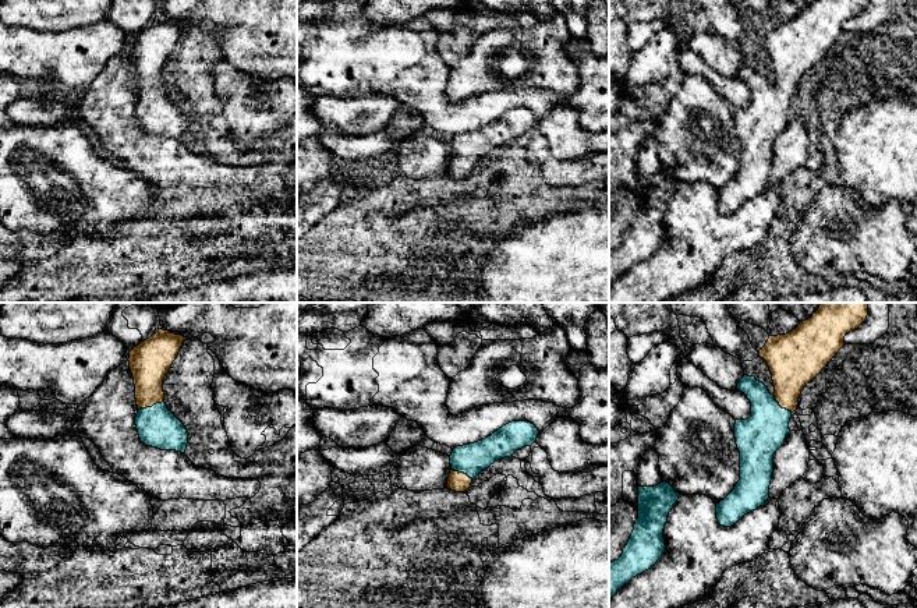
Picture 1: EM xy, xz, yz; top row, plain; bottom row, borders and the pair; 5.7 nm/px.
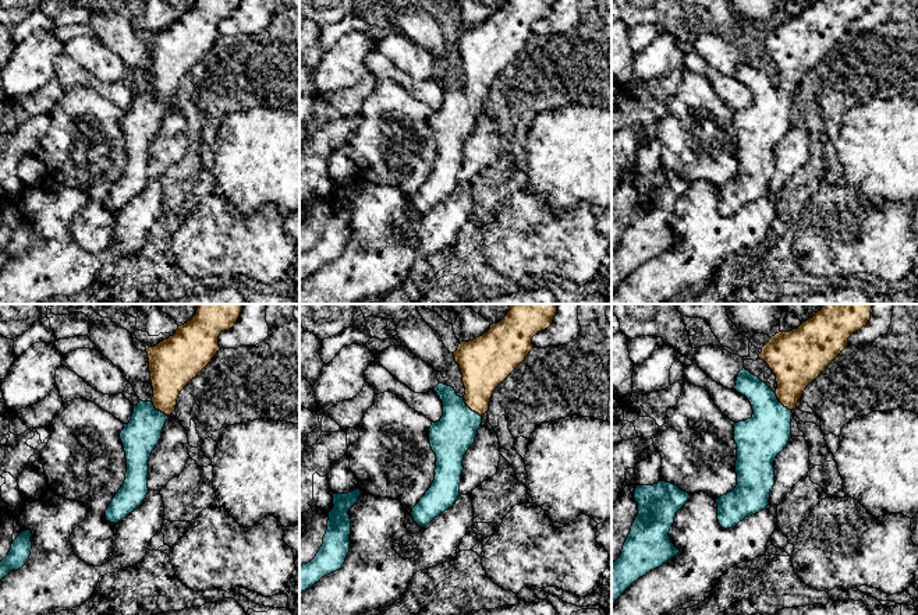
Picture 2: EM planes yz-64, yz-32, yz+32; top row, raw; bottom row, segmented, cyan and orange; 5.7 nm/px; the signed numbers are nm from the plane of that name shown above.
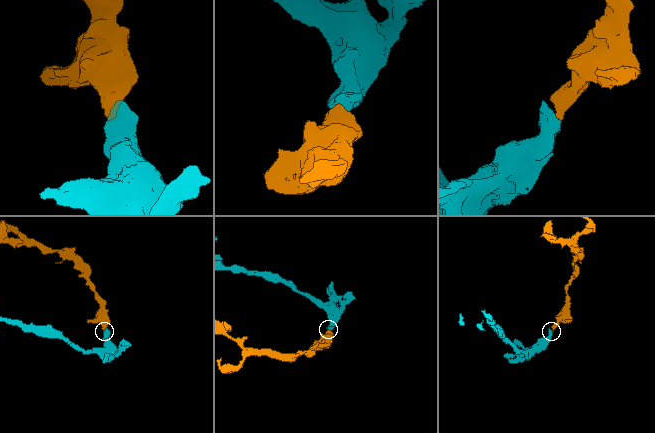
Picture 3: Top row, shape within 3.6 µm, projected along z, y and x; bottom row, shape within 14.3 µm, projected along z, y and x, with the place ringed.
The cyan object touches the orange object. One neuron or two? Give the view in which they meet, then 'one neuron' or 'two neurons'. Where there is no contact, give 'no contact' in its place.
xy | one neuron

